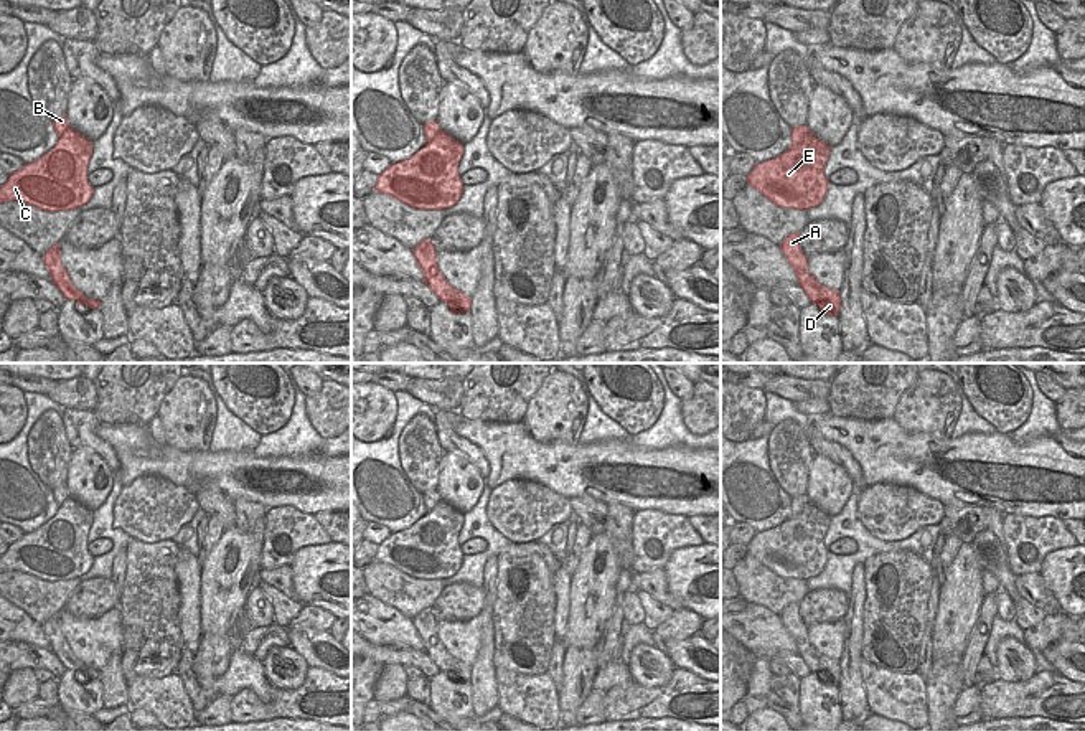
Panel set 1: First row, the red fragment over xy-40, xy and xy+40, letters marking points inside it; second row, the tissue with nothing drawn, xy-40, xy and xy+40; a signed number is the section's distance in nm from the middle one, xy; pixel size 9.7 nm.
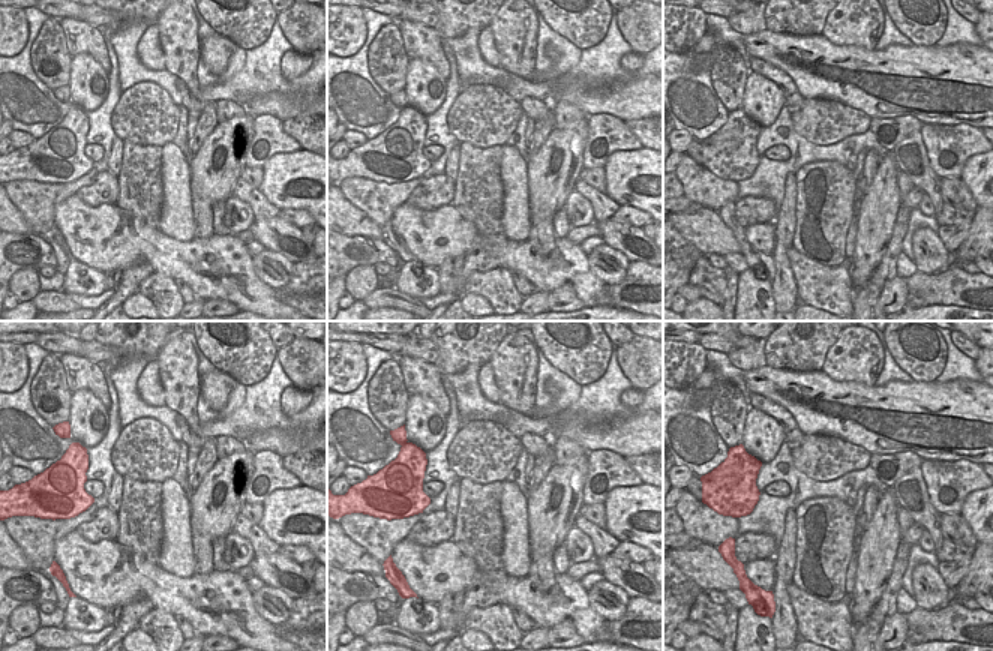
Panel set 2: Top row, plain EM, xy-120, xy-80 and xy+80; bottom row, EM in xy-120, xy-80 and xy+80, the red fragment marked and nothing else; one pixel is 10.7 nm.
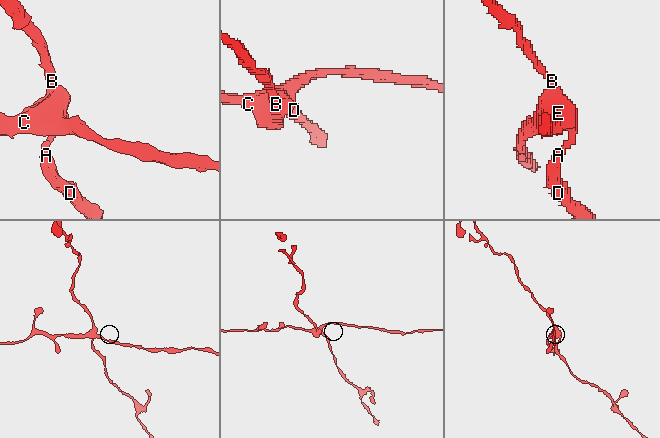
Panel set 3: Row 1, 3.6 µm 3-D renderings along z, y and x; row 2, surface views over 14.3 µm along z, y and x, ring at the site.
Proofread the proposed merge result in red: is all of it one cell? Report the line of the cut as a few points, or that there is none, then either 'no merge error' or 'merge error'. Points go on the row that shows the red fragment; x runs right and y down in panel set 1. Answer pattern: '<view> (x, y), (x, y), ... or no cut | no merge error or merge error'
xy+40 (810, 134), (789, 150) | merge error

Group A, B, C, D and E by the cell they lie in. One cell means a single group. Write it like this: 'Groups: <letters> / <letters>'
Groups: A B D / C E

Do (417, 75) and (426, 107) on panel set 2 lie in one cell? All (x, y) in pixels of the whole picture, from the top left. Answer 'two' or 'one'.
one

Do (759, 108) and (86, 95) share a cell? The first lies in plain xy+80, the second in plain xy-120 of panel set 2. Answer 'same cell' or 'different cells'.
same cell

